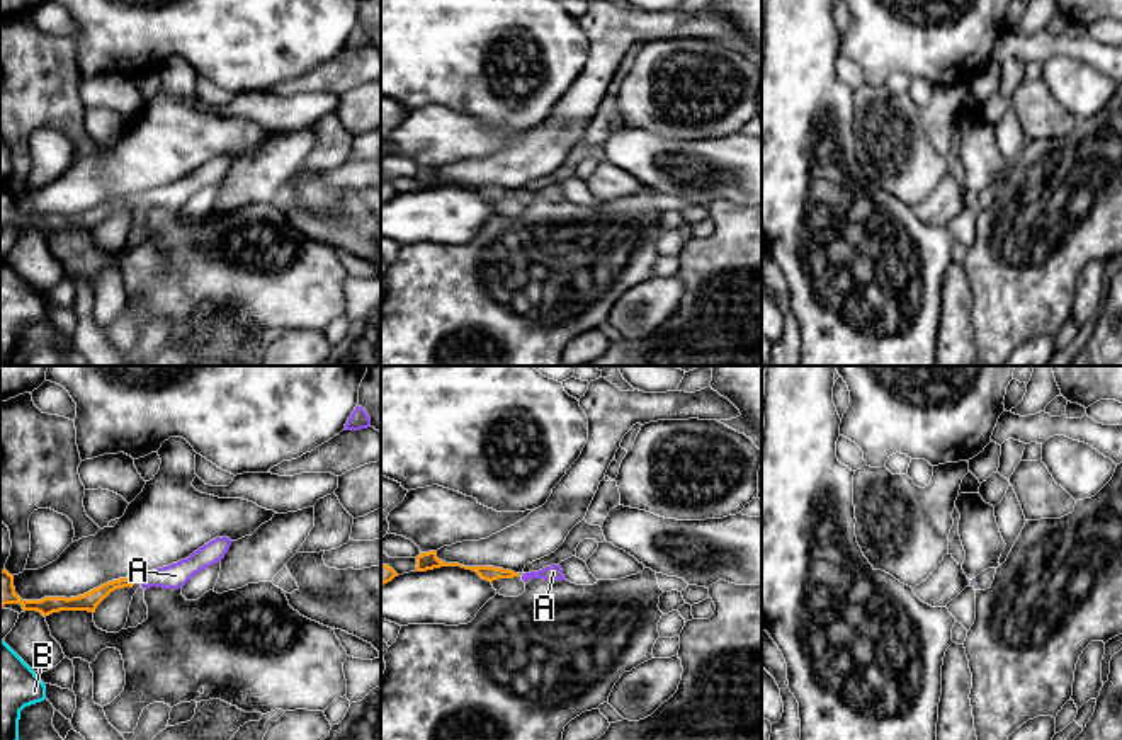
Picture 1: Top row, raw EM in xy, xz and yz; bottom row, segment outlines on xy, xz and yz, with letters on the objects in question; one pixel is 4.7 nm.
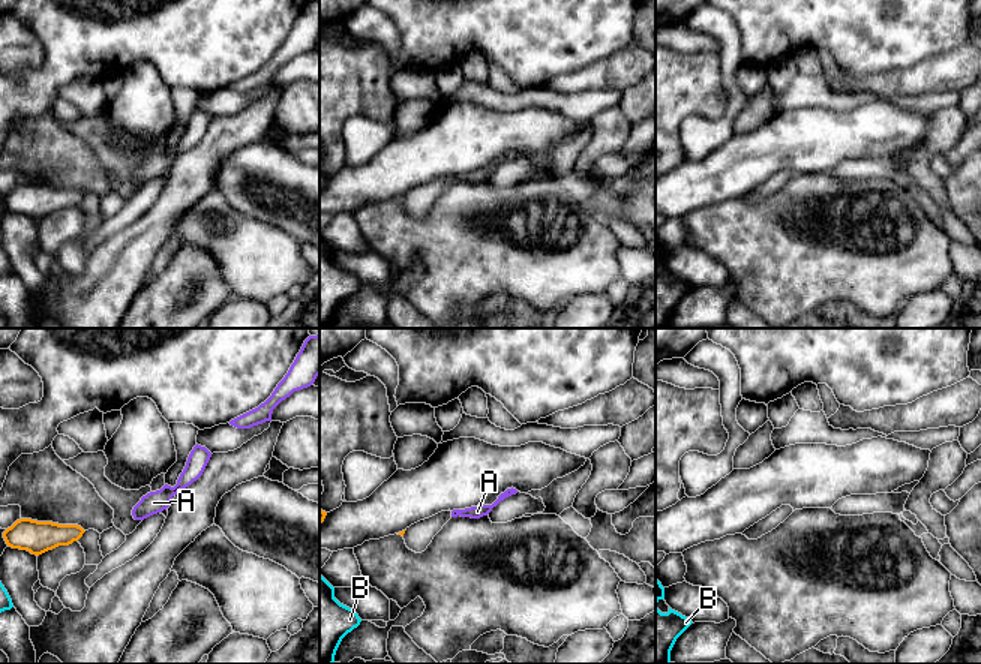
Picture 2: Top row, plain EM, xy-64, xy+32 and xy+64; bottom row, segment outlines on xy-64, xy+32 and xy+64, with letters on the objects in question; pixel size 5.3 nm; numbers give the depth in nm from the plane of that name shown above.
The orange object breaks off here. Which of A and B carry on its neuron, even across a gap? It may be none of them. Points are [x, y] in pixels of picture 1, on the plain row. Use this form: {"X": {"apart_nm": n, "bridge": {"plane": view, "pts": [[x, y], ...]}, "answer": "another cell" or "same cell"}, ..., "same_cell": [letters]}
{"A": {"apart_nm": 20, "bridge": {"plane": "xy", "pts": [[135, 198], [140, 198]]}, "answer": "same cell"}, "B": {"apart_nm": 160, "bridge": {"plane": "xy", "pts": [[0, 225], [0, 259]]}, "answer": "another cell"}, "same_cell": ["A"]}

